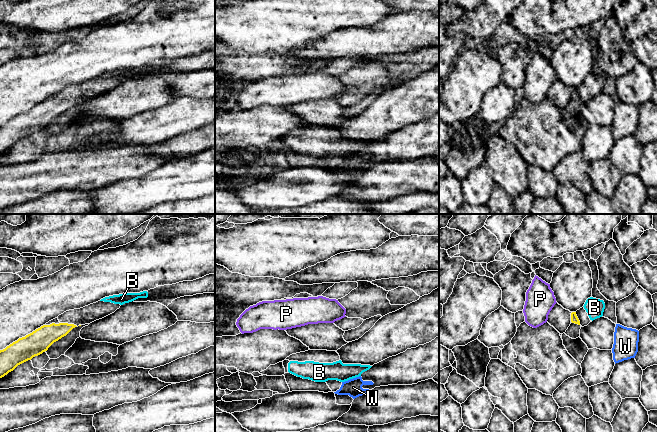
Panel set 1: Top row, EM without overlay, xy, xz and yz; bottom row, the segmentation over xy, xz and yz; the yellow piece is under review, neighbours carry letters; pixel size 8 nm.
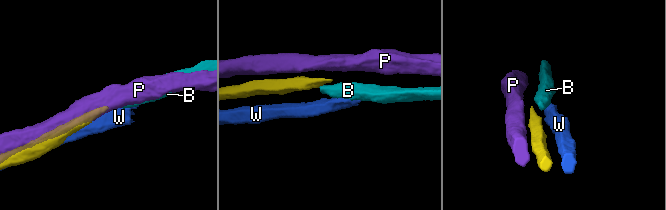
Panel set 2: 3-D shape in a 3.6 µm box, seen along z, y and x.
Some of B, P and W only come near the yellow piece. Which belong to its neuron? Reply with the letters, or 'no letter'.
B

